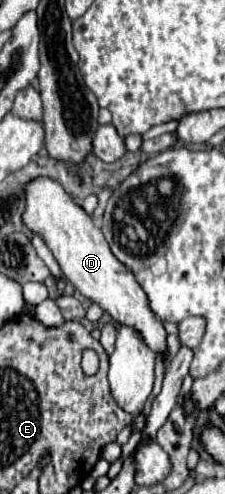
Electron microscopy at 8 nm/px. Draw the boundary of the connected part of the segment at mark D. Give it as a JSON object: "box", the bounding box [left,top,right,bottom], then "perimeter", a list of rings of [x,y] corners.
{"box":[23,177,167,355],"perimeter":[[[47,177],[31,181],[25,187],[25,199],[27,199],[27,207],[23,213],[25,225],[47,241],[63,275],[73,283],[73,287],[83,297],[101,305],[101,309],[107,311],[119,325],[133,327],[153,353],[165,355],[167,333],[163,329],[163,323],[149,309],[149,299],[141,285],[137,283],[135,275],[111,253],[101,229],[93,225],[91,217],[77,203],[73,203],[73,199],[57,181]]]}

